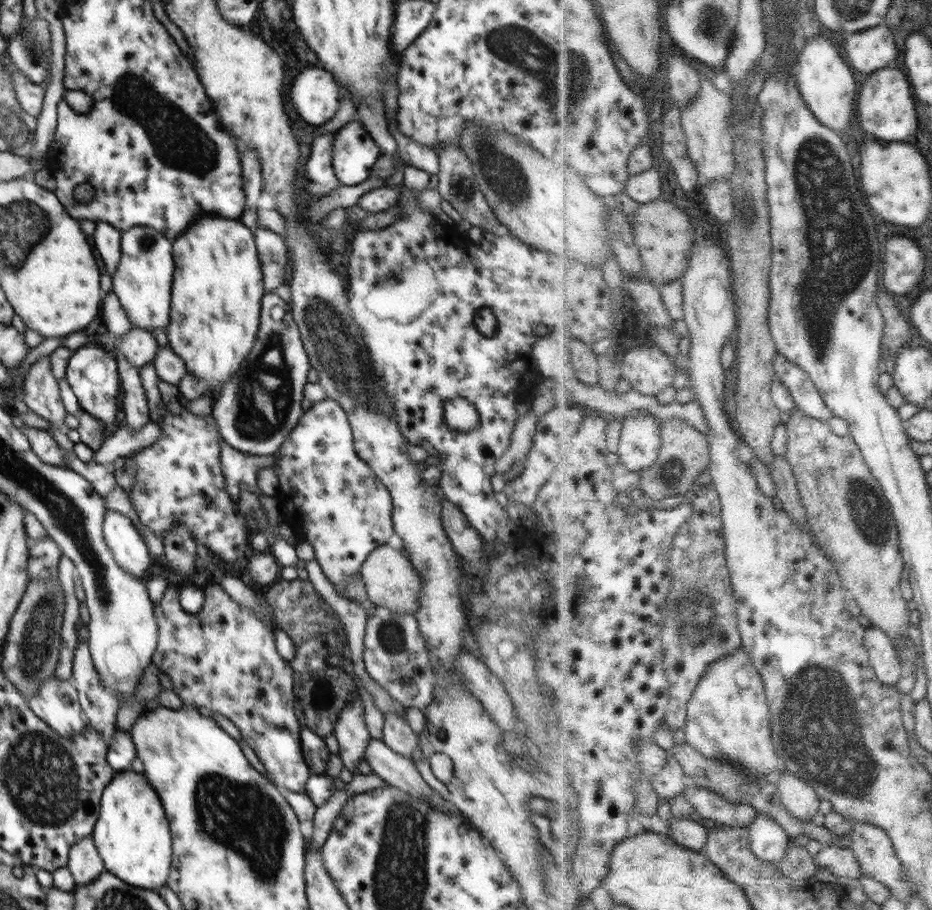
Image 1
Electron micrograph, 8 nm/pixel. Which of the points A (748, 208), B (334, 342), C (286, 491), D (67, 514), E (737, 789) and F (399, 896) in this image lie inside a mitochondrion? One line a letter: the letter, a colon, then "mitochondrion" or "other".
A: mitochondrion
B: mitochondrion
C: other
D: mitochondrion
E: mitochondrion
F: mitochondrion

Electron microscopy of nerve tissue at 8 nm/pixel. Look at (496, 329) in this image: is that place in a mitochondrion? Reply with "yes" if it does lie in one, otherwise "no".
no

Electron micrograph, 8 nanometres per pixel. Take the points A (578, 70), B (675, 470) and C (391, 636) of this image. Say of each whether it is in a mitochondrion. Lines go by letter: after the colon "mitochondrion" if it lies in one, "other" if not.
A: mitochondrion
B: mitochondrion
C: mitochondrion

